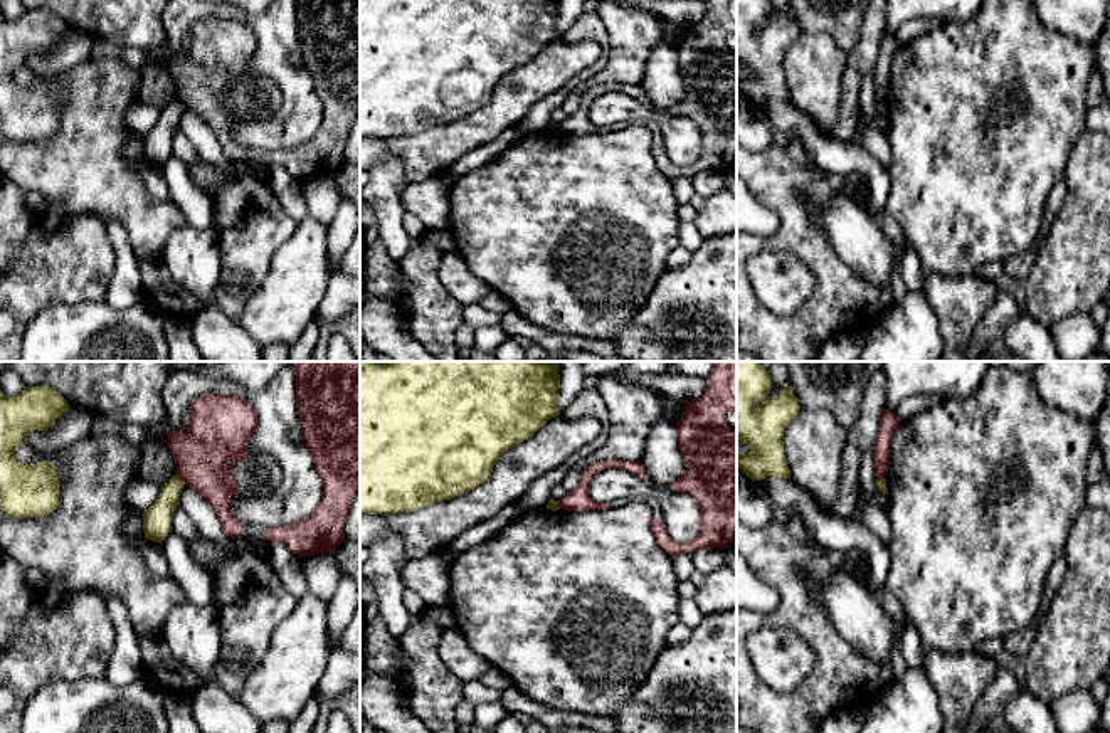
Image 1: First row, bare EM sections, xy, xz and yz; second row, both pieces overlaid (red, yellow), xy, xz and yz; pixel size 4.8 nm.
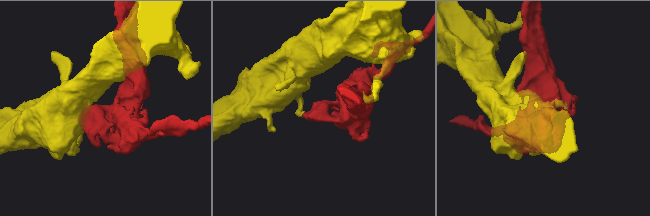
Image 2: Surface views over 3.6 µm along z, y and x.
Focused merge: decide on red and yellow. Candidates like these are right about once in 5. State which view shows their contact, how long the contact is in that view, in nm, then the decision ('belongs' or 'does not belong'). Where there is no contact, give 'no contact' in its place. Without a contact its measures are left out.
meets red in xy; contact 80 nm long; does not belong

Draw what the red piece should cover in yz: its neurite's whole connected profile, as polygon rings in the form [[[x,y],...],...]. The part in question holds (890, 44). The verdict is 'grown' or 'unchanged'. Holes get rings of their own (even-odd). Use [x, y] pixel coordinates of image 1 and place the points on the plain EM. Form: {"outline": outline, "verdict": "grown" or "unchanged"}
{"outline": [[[885,32],[883,42],[880,45],[880,55],[878,55],[876,66],[873,69],[876,103],[885,101],[888,96],[890,64],[898,49],[900,49],[900,42],[898,42],[896,35],[890,35],[888,32]]], "verdict": "unchanged"}

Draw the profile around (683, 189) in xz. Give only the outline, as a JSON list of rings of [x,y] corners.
[[[683,177],[683,178],[674,178],[671,180],[674,195],[679,203],[690,203],[691,198],[695,197],[695,188],[691,183],[691,178]]]

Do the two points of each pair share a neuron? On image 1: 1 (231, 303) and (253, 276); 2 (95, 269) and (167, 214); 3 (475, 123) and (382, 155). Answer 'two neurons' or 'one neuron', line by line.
1: one neuron
2: two neurons
3: two neurons

